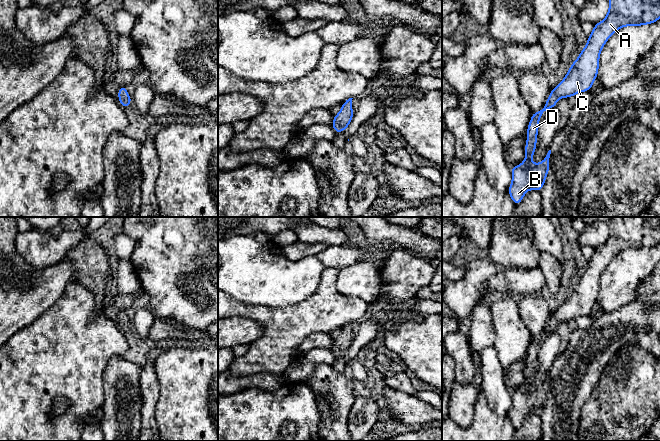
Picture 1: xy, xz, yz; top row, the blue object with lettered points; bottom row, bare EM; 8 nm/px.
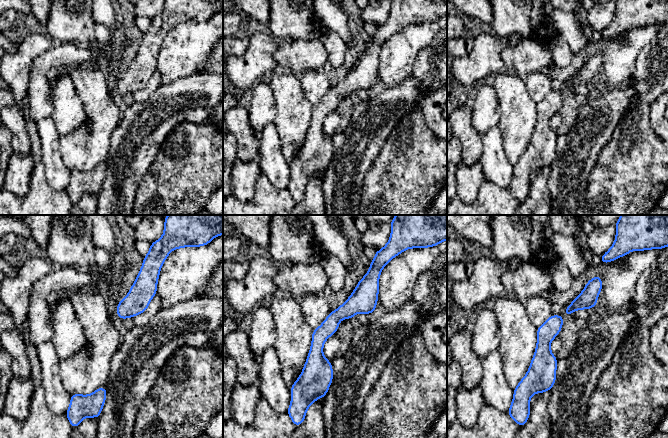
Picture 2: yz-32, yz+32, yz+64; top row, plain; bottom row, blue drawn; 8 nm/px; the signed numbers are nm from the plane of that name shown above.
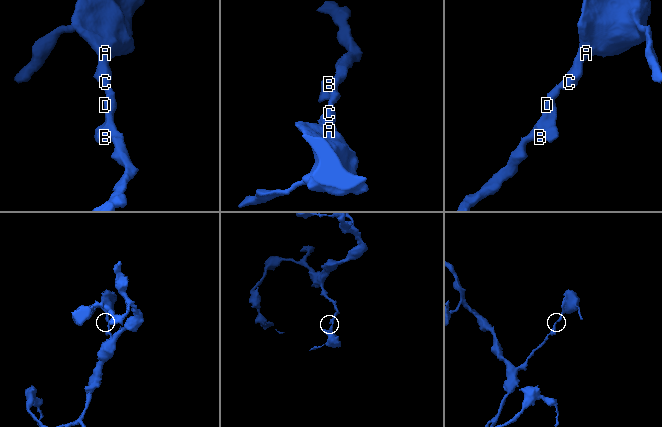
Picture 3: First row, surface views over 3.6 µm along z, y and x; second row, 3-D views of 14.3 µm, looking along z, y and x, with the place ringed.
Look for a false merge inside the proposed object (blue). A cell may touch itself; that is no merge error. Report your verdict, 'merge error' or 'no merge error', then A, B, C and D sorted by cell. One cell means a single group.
no merge error; groups A B C D

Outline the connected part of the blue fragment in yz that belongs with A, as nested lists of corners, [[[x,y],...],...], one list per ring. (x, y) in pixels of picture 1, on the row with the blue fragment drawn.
[[[608,0],[608,2],[609,11],[605,19],[594,25],[591,35],[588,36],[586,46],[578,55],[578,58],[572,63],[571,67],[567,71],[566,77],[557,86],[555,86],[554,89],[551,89],[545,106],[540,111],[536,111],[532,114],[527,128],[527,141],[525,145],[526,157],[521,165],[511,167],[512,183],[507,192],[511,196],[515,206],[522,202],[524,195],[529,189],[541,192],[550,168],[549,158],[551,150],[548,151],[542,162],[538,163],[537,165],[532,164],[532,157],[536,150],[540,117],[548,109],[556,107],[557,100],[560,97],[568,98],[570,96],[575,96],[579,92],[586,92],[591,90],[592,84],[598,76],[600,52],[606,41],[616,31],[624,26],[641,26],[653,24],[660,18],[660,0]]]

